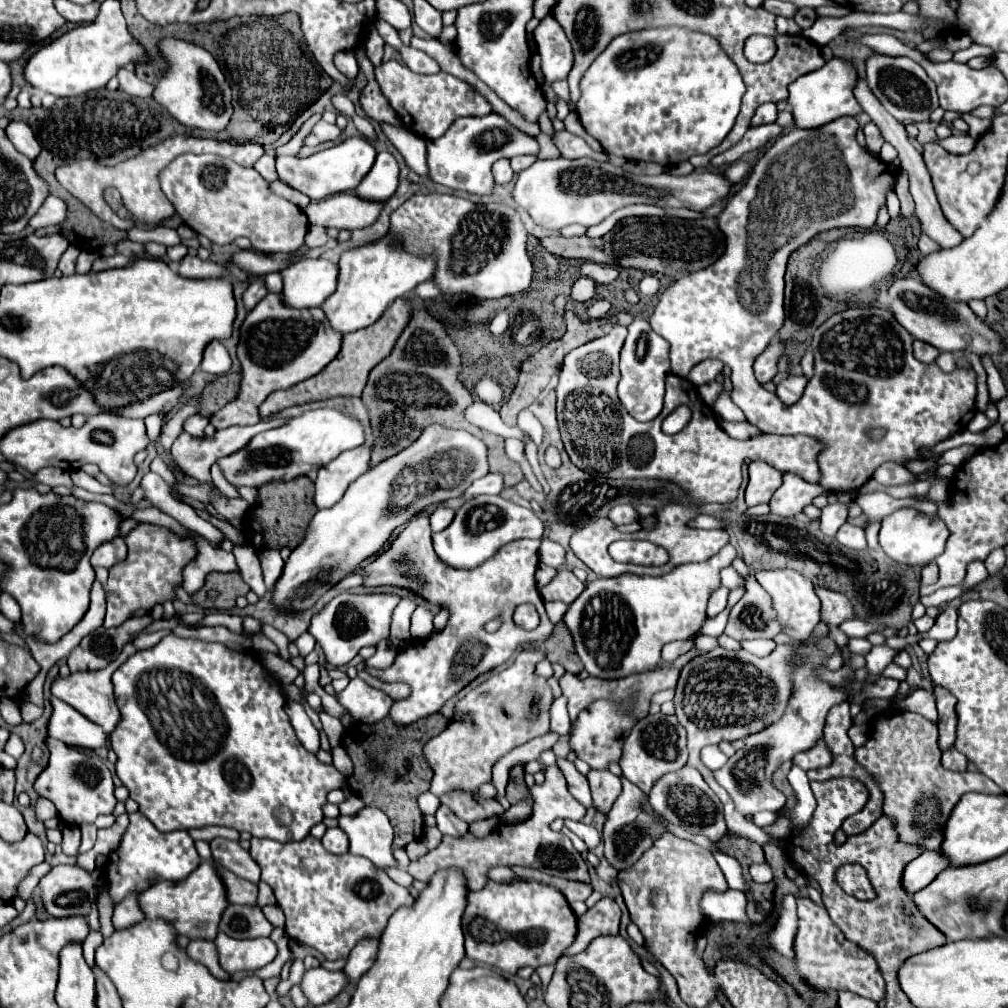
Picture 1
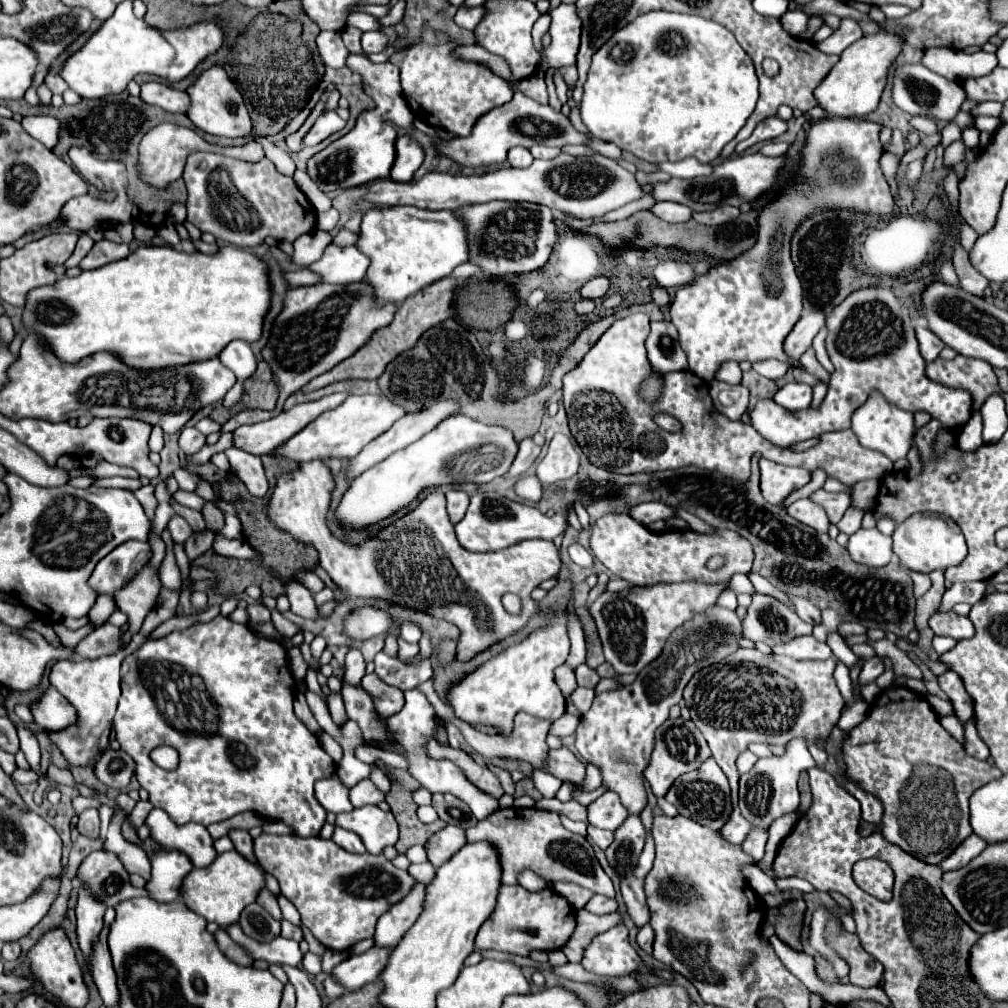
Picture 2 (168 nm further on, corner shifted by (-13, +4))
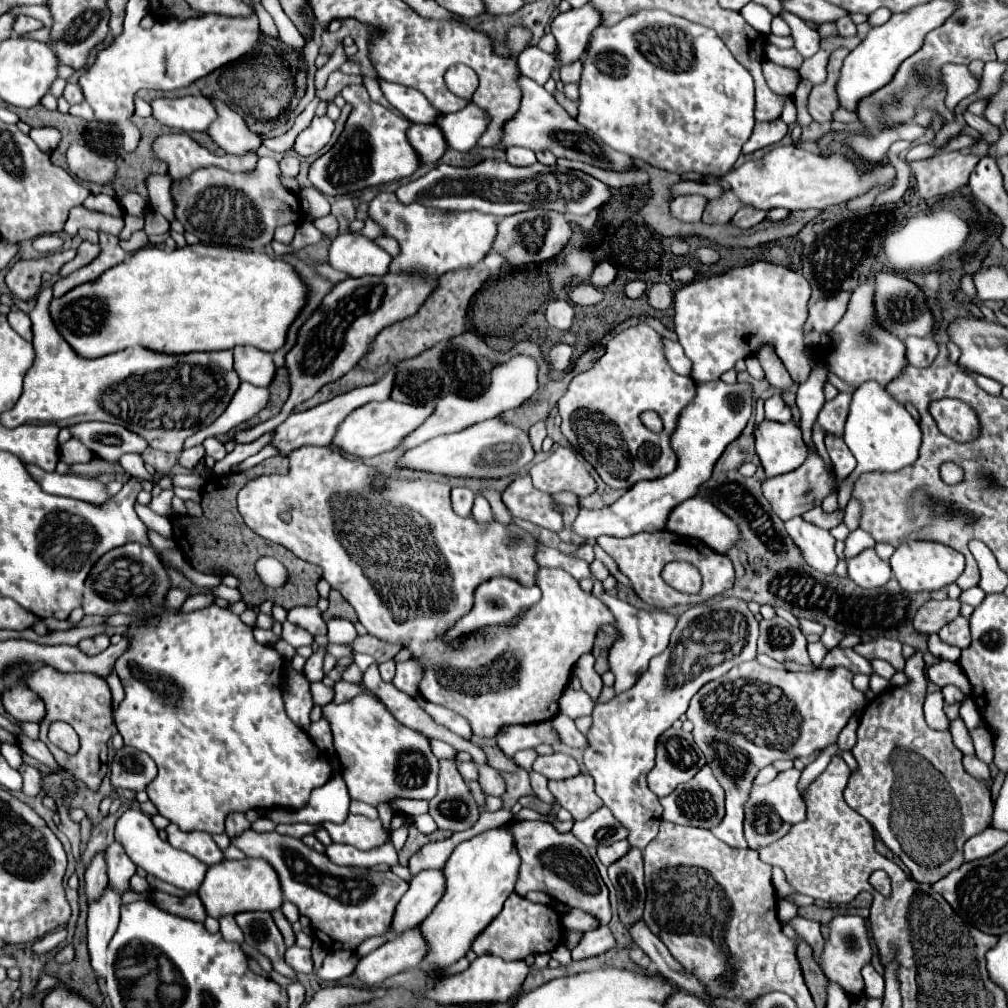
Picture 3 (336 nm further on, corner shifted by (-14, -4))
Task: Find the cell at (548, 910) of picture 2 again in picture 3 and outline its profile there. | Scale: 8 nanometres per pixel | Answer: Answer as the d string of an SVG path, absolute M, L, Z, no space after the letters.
M511 893L503 905L503 911L489 923L489 927L473 941L473 951L477 955L497 955L507 961L525 959L527 955L551 953L563 939L565 927L561 923L561 915L551 905L531 903L529 899Z

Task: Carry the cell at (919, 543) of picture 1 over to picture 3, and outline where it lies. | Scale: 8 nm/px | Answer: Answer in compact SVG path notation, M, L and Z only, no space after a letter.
M905 541L891 555L891 569L899 581L899 585L907 591L935 591L953 583L965 569L965 557L937 541Z

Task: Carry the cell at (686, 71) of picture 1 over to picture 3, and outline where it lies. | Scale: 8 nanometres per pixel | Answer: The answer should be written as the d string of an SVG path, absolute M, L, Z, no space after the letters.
M659 9L639 11L613 27L597 27L591 33L579 93L577 121L587 131L615 151L679 175L687 171L725 175L737 161L755 125L755 87L751 73L735 61L713 29Z

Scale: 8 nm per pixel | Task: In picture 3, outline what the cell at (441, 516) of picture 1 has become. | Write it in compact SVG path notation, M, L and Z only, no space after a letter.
M457 487L451 491L451 507L459 517L469 517L471 515L471 507L473 507L473 499L475 493L471 489L465 487Z

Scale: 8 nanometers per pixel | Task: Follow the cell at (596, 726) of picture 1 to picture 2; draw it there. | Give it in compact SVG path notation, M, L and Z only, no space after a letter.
M710 605L704 613L694 613L690 621L674 629L660 657L648 663L638 673L634 683L598 693L588 713L582 715L576 729L576 749L584 761L600 769L604 787L618 793L630 815L640 815L648 803L644 769L648 767L654 749L654 731L668 719L670 707L680 703L682 691L692 675L702 667L716 665L730 653L736 653L740 649L740 639L742 619L736 615L736 611Z

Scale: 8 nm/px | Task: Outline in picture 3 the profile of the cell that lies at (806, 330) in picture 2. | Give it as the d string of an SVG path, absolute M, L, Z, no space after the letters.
M839 293L831 299L823 299L815 305L809 307L809 317L803 325L803 335L807 335L809 331L825 331L825 329L833 329L835 323L839 323L839 319L843 317L843 313L847 311L847 303L849 303L851 293Z

